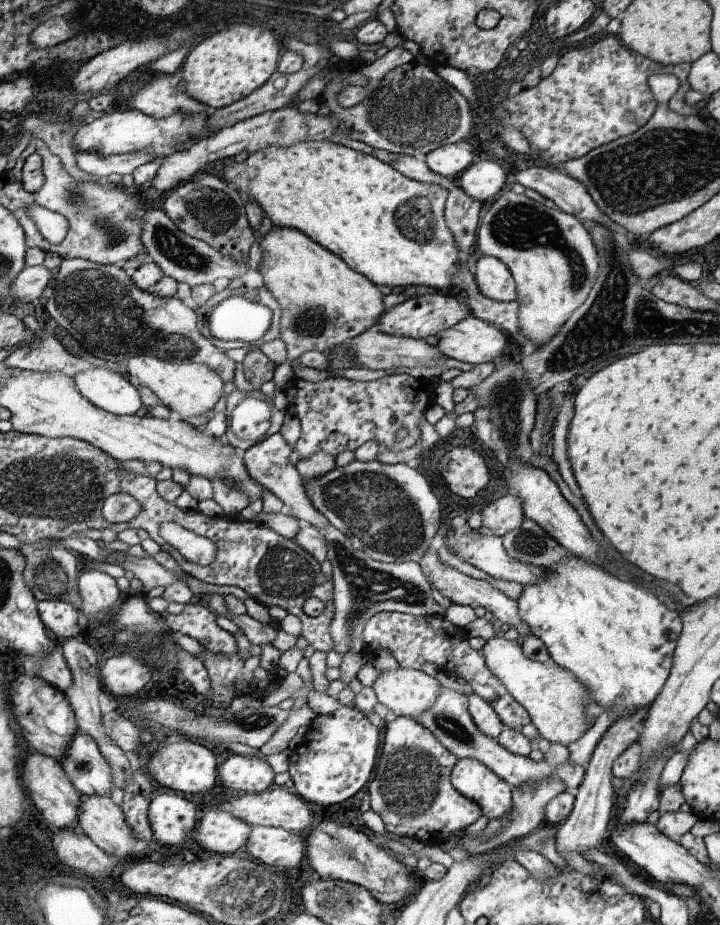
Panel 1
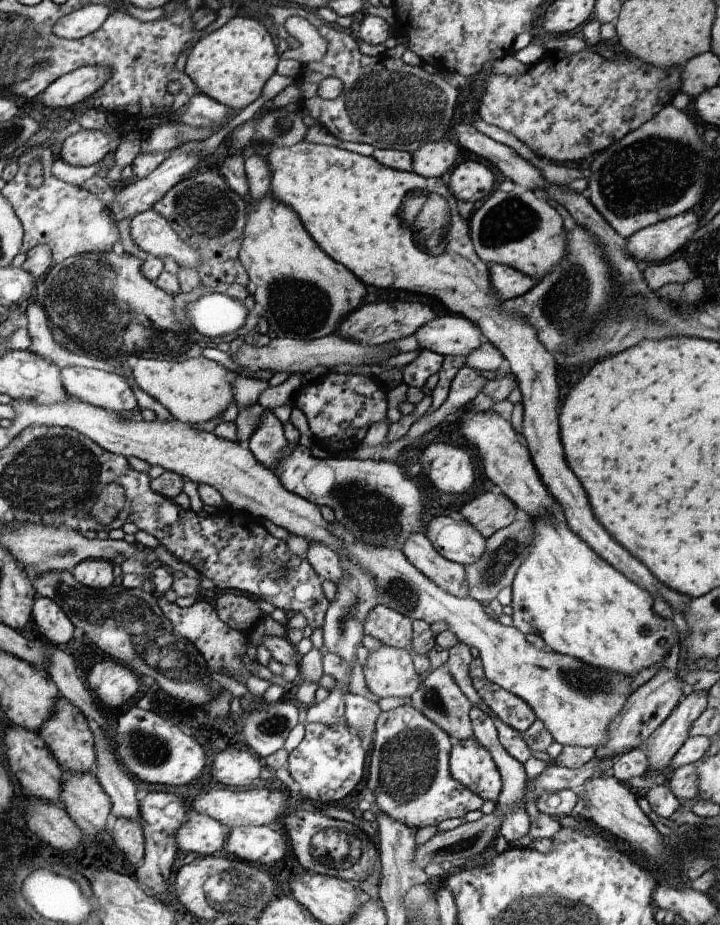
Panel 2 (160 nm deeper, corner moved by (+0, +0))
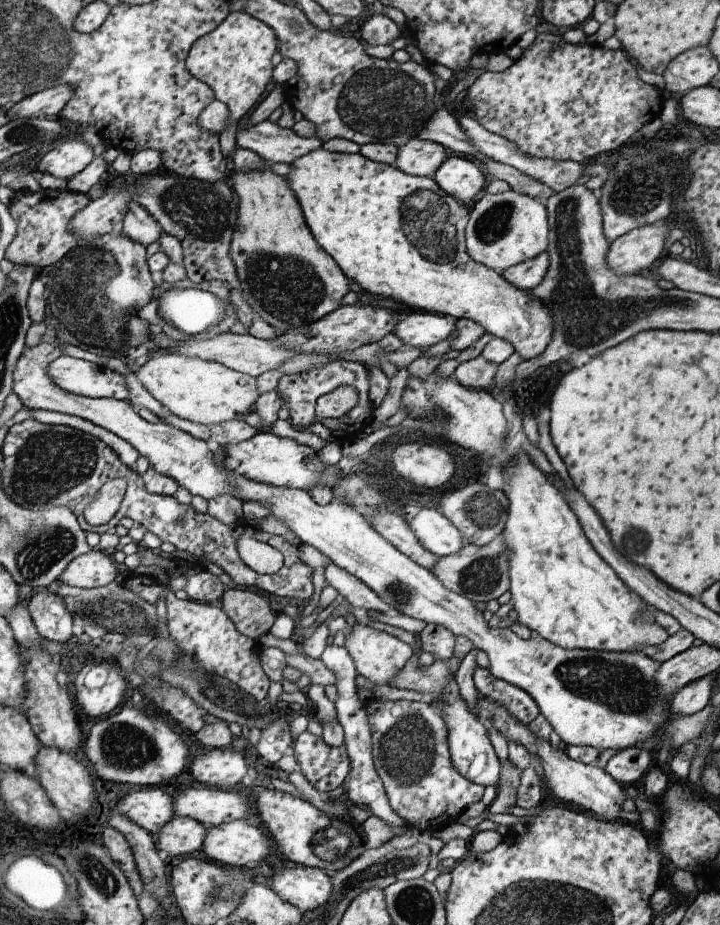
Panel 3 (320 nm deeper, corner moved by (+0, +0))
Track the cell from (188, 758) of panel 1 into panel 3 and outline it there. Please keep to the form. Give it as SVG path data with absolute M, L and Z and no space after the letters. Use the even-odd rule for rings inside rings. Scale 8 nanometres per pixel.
M124 707L93 725L83 742L83 752L85 754L81 758L94 767L100 783L122 782L132 786L156 787L178 776L188 764L188 748L180 735L162 718L151 717L134 707Z

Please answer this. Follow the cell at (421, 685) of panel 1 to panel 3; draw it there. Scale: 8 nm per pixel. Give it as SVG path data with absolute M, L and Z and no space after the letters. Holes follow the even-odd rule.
M357 624L351 627L351 632L345 637L346 650L352 657L357 674L365 676L377 685L389 684L392 677L407 663L408 659L414 660L414 654L409 644L397 637L376 630L369 625Z

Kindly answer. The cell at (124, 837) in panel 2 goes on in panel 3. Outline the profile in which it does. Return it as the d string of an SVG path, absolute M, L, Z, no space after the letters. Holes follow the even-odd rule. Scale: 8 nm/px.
M108 827L103 830L103 845L109 851L110 858L117 863L128 876L134 894L139 899L143 893L143 880L138 872L136 861L128 841L115 828Z

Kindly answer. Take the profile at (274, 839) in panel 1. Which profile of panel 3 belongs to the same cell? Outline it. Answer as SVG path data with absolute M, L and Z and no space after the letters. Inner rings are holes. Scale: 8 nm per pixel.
M238 819L209 827L201 850L208 860L227 868L258 862L268 854L268 838L258 826L260 820Z

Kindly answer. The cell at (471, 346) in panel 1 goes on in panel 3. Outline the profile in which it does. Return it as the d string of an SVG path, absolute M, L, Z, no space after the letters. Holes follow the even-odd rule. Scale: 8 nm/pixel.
M428 311L410 312L397 322L393 333L410 346L434 346L450 336L456 328L452 315L439 315Z

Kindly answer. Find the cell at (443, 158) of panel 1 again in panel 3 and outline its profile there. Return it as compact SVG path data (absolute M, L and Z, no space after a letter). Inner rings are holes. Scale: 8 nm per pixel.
M414 137L400 145L395 166L409 175L432 177L447 159L445 146Z

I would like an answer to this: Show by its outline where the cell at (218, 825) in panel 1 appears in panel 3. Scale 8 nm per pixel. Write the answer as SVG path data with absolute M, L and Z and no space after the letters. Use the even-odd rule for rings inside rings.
M174 816L155 834L154 844L165 857L186 856L201 850L207 829L193 818Z

